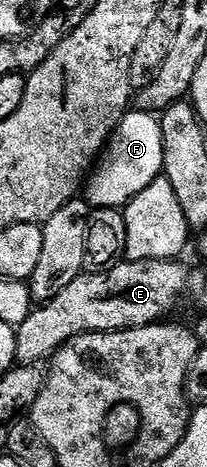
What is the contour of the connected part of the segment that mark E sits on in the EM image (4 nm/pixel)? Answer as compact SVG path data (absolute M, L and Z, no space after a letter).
M142 260L141 262L119 262L110 272L80 274L74 284L70 284L54 300L37 305L32 313L26 316L21 326L16 327L16 360L22 366L34 366L51 359L60 347L79 334L104 334L108 330L133 330L139 326L150 326L159 323L176 306L176 301L188 290L188 270L183 261Z

